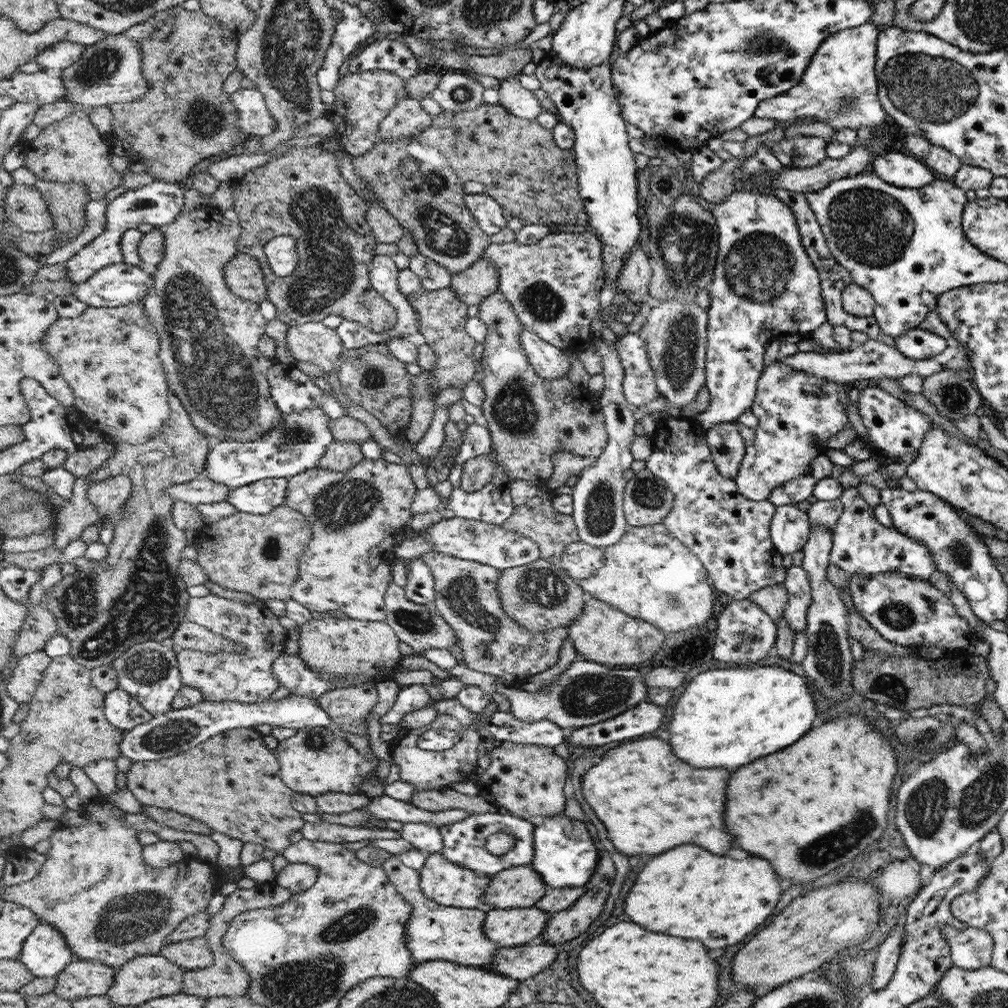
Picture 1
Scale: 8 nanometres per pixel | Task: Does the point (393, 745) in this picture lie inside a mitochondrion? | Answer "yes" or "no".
no

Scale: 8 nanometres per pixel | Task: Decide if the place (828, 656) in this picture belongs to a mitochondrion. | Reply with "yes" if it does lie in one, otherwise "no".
yes

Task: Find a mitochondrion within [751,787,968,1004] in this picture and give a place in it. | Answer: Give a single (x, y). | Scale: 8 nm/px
(833, 845)

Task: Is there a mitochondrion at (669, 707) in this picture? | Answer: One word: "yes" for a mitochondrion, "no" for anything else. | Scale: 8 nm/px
no

